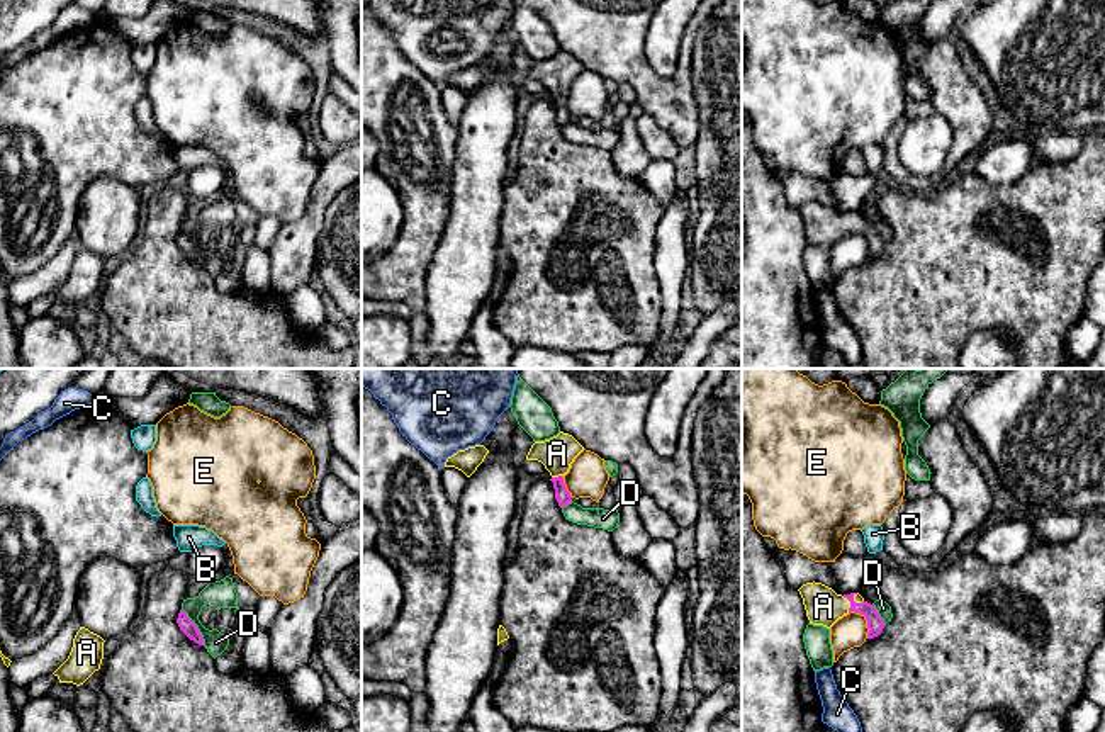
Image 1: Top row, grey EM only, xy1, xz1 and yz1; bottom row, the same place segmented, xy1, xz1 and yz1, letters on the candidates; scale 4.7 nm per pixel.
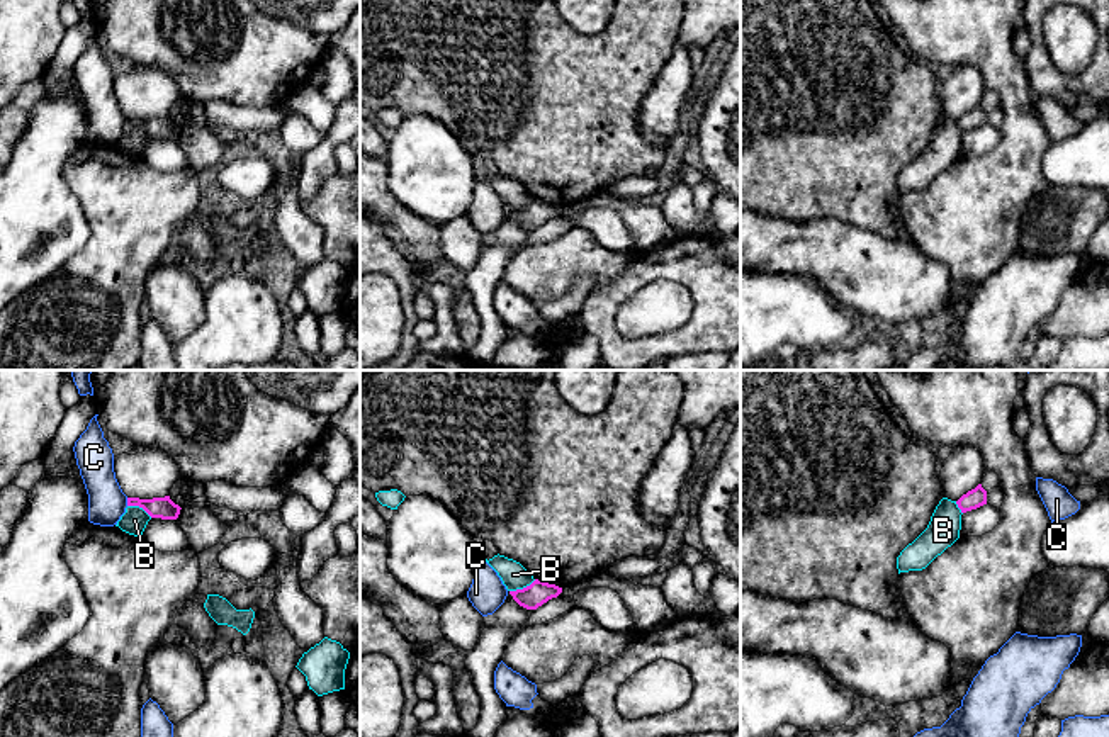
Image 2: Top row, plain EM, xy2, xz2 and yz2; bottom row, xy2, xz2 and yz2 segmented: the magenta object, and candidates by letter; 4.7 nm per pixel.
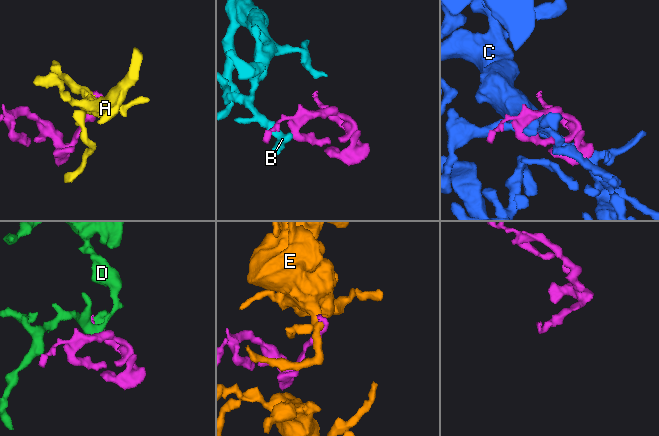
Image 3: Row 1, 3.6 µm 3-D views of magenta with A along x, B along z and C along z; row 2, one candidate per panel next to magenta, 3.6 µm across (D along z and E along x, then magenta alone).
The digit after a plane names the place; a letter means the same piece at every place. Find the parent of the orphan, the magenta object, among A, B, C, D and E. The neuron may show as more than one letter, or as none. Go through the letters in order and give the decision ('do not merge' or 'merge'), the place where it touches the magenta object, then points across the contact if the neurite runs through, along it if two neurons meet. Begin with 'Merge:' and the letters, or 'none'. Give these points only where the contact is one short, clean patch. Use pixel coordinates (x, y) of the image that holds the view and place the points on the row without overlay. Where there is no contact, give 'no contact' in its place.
Merge: A
A: merge | yz1 (851, 223) | across yz1 (875, 242), (859, 225), (851, 223), (824, 226)
B: do not merge | xz2 (523, 208)
C: do not merge | xy2 (128, 121)
D: do not merge | xy1 (196, 247) | along xy1 (182, 228), (206, 265)
E: do not merge | yz1 (866, 238) | along yz1 (851, 230), (864, 236), (868, 257)

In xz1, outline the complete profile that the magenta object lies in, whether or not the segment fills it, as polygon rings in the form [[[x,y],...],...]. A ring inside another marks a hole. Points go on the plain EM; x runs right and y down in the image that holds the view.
[[[560,51],[557,56],[535,61],[526,75],[526,80],[538,80],[552,95],[555,119],[560,127],[572,122],[572,115],[564,104],[564,95],[569,92],[574,78],[584,66],[569,53]]]

